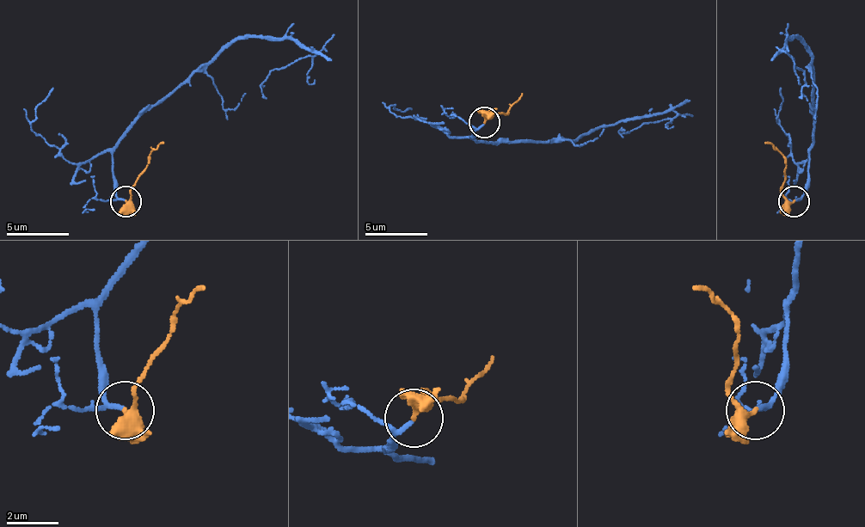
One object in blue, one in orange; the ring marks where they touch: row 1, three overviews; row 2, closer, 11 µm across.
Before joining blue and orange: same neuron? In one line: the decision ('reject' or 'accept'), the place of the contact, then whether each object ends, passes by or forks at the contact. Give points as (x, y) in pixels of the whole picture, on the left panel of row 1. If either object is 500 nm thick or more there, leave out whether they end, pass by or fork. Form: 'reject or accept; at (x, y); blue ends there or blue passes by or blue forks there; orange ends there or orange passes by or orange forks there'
accept; at (125, 201); blue passes by; orange passes by

